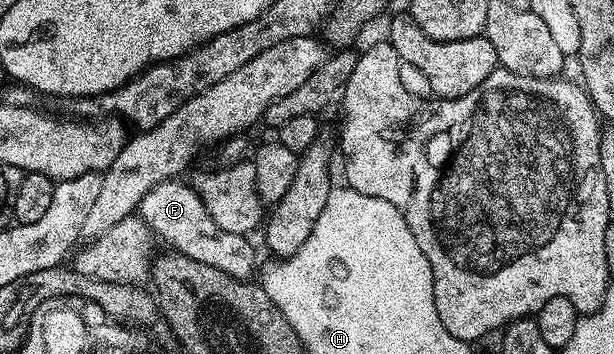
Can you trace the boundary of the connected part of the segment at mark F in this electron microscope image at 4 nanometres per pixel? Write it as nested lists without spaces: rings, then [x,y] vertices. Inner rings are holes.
[[[175,178],[155,185],[140,202],[138,215],[152,229],[154,236],[169,242],[168,246],[172,250],[183,253],[195,261],[215,265],[215,269],[223,269],[223,273],[236,279],[249,279],[257,267],[257,255],[249,244],[250,240],[246,236],[219,229],[219,225],[211,221],[211,213],[207,213],[201,196],[190,184],[188,187],[181,182],[180,178]]]

